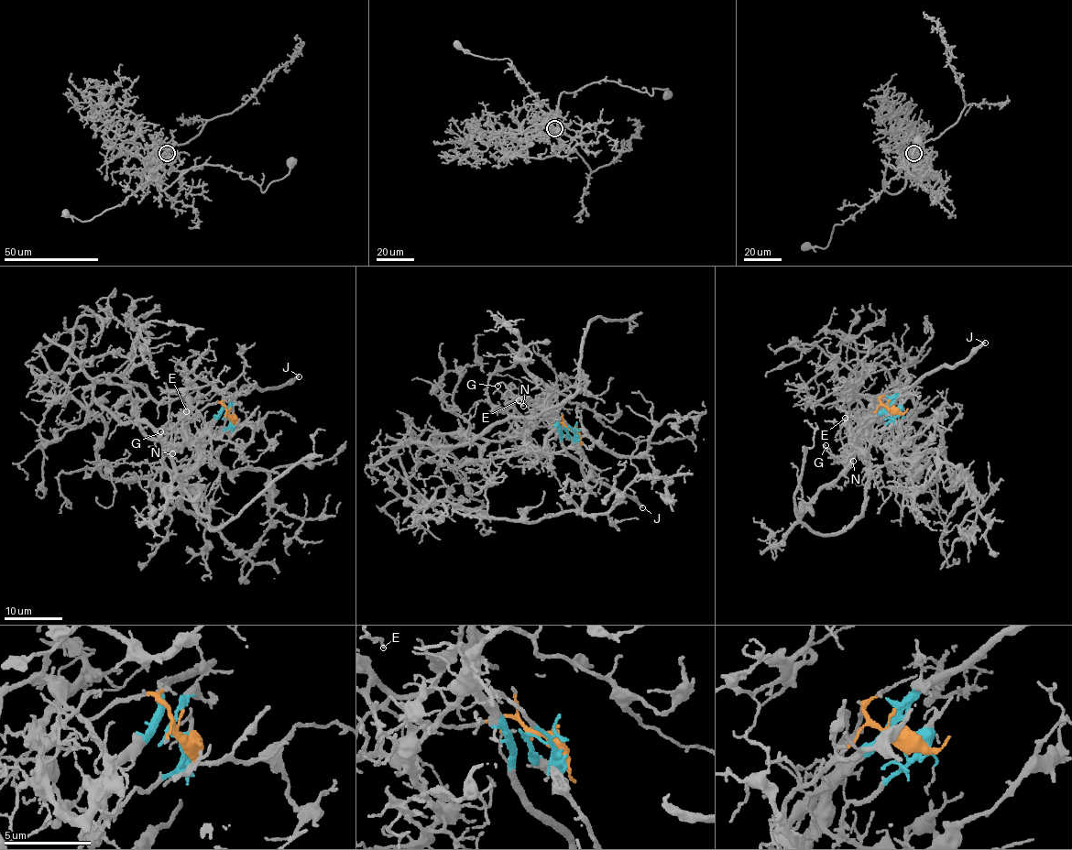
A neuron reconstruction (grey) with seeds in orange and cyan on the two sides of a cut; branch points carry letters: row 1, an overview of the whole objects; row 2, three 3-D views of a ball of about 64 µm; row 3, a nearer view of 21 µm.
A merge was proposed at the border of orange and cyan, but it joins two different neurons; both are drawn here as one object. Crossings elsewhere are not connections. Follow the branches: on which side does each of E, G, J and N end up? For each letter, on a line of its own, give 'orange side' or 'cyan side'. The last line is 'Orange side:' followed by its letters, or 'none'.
E: cyan side
G: cyan side
J: cyan side
N: cyan side
Orange side: none

